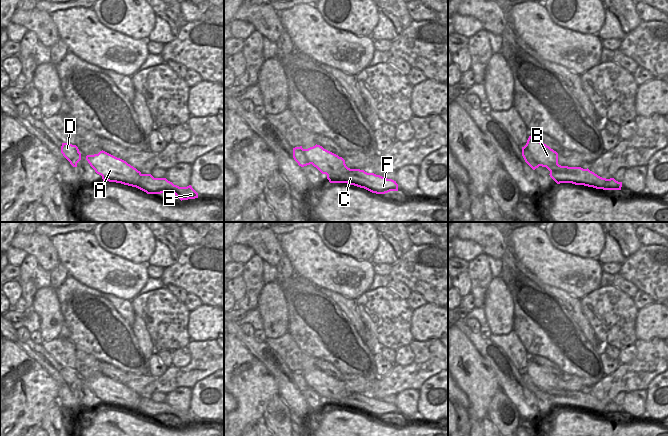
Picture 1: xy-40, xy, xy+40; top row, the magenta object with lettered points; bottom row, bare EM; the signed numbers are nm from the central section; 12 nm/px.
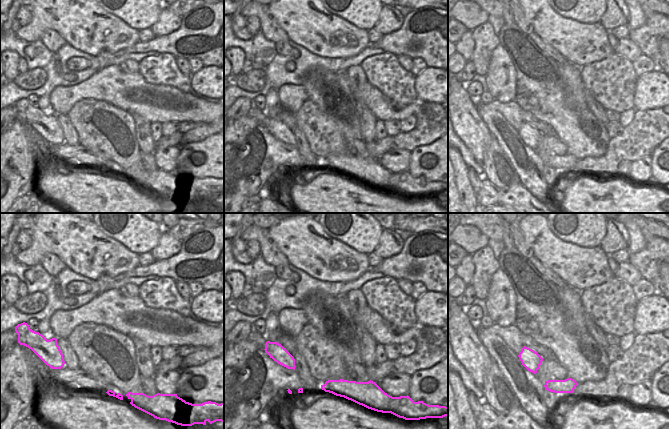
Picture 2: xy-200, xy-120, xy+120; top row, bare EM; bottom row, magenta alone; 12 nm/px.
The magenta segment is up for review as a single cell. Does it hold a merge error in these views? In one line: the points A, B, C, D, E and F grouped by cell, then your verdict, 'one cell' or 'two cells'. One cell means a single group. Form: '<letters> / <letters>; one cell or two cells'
A B / C D E F; two cells

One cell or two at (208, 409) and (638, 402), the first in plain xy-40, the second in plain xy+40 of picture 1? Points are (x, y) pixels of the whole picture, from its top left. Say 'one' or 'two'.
two

